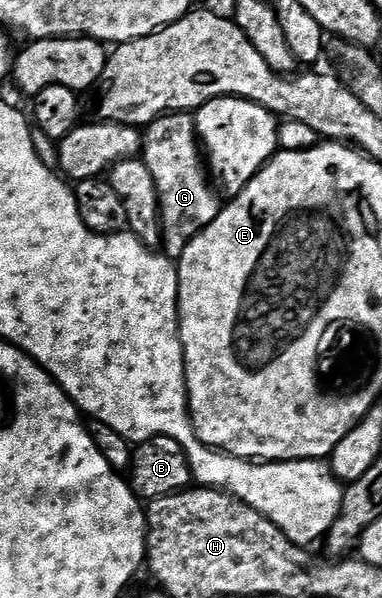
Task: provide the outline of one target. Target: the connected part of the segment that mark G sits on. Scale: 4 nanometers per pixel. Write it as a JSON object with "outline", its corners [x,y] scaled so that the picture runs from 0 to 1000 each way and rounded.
{"outline":[[[497,189],[432,191],[372,219],[369,263],[411,308],[416,323],[416,375],[427,380],[424,423],[450,435],[484,421],[495,401],[516,395],[579,349],[579,331],[547,303],[547,284],[526,256],[510,199]]]}

